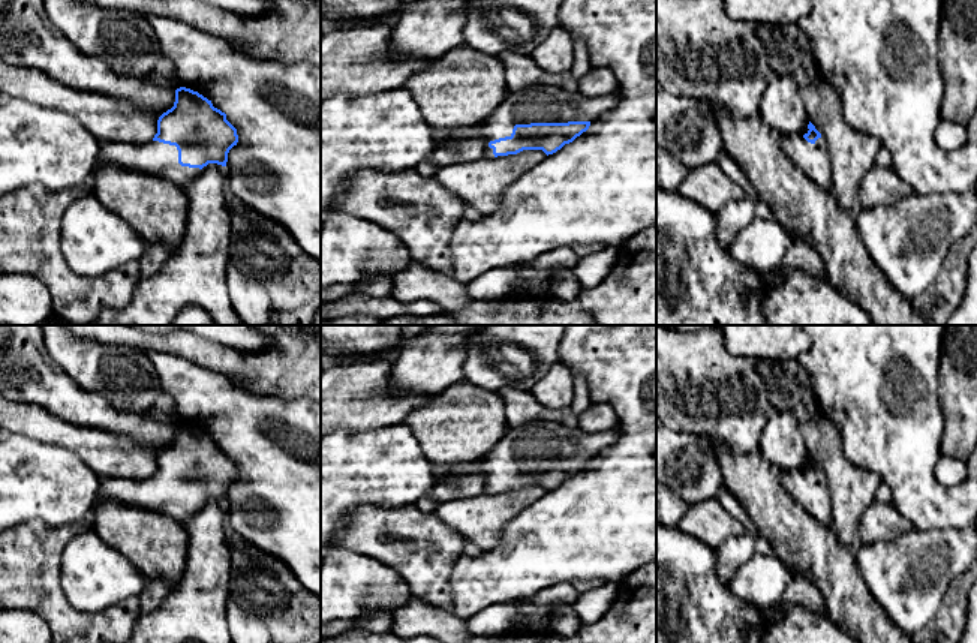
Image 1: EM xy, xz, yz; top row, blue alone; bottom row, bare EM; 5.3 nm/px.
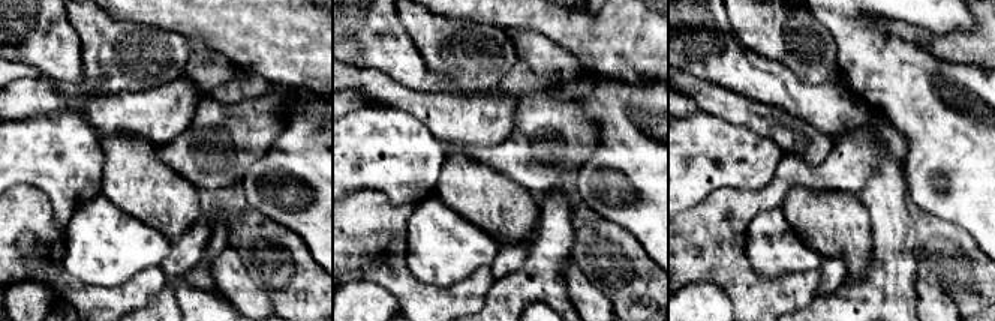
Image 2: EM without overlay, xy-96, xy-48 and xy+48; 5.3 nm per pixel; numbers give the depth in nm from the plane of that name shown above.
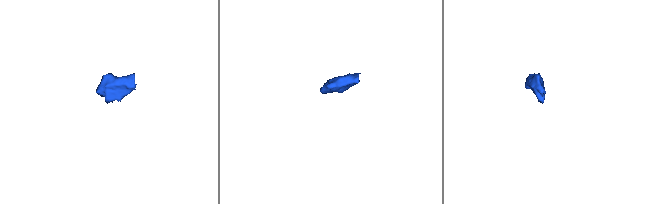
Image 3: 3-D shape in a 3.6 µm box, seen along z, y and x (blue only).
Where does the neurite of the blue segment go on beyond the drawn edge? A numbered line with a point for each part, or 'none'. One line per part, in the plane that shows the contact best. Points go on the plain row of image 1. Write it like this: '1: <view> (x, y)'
1: xy (153, 493)

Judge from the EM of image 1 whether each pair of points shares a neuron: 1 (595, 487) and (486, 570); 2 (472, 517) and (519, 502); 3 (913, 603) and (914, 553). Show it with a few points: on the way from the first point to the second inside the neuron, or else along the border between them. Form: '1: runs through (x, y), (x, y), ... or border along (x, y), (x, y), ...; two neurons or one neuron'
1: runs through (568, 514), (513, 570); one neuron
2: runs through (484, 516), (507, 504); one neuron
3: runs through (913, 591), (914, 565); one neuron

